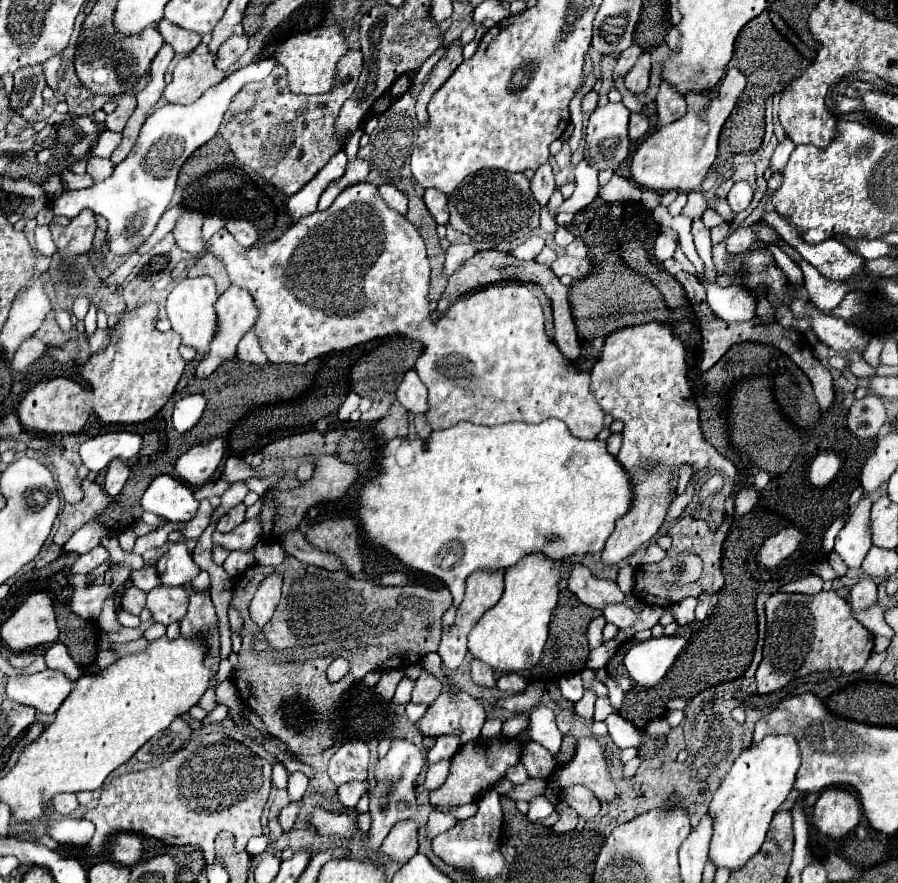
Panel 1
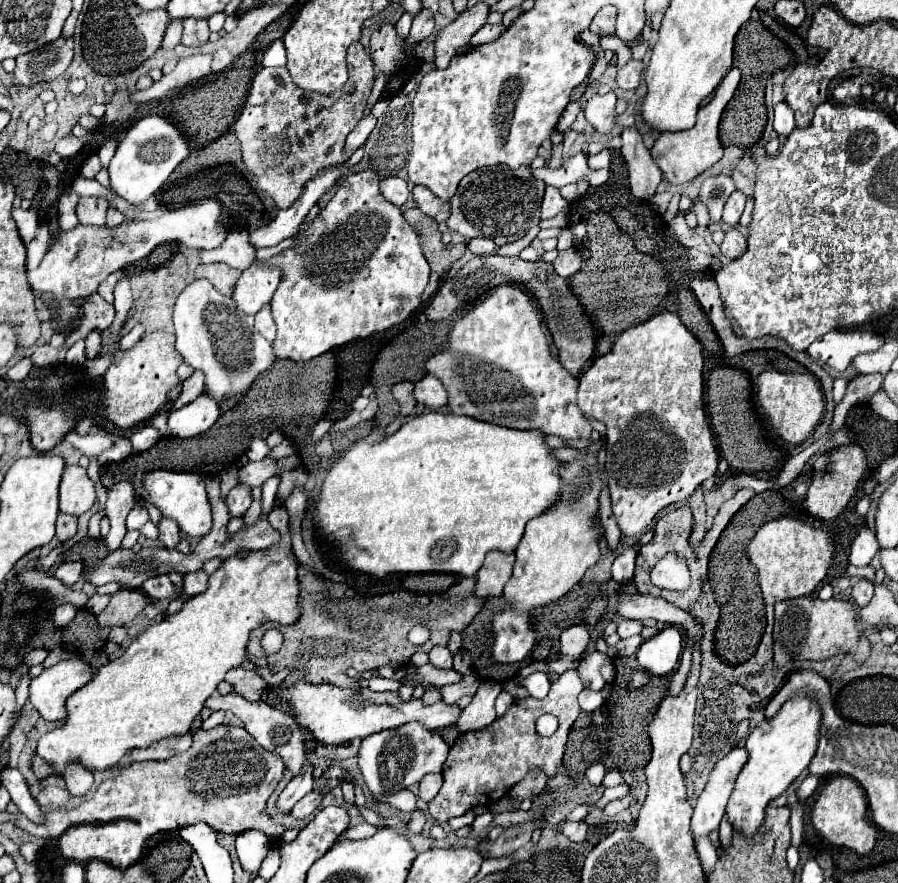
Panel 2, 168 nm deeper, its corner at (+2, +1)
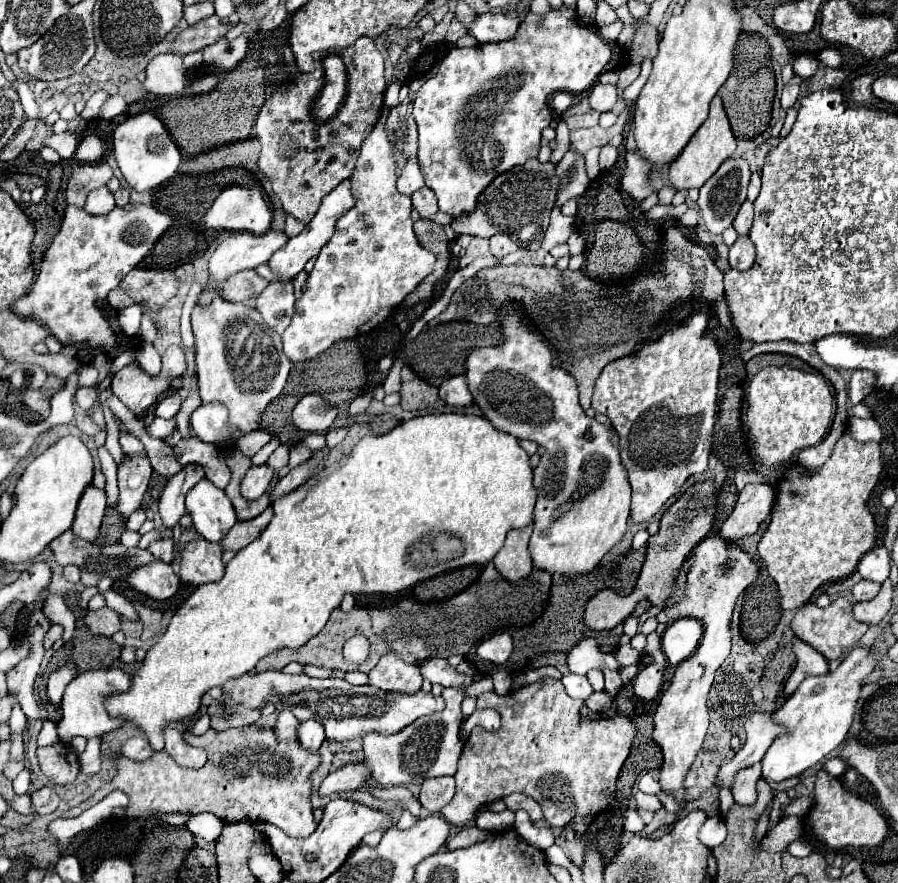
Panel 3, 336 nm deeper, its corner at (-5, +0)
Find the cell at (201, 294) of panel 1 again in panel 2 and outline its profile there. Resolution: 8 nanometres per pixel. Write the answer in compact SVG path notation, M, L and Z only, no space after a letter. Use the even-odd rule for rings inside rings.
M205 278L191 282L177 296L173 324L177 334L175 348L189 366L205 374L205 392L213 396L223 410L235 406L253 380L271 368L275 360L271 344L255 332L253 316L239 312L235 302L227 296L221 296Z

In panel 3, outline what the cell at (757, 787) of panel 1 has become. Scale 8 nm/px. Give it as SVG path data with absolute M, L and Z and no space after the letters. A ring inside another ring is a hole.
M854 647L846 659L838 665L836 671L826 675L806 677L794 695L784 703L782 709L774 713L774 719L782 723L788 733L778 737L762 759L762 777L766 781L784 781L790 777L798 777L812 765L816 765L824 755L830 755L838 749L854 721L856 703L860 699L860 691L864 679L878 665L878 651L872 647Z

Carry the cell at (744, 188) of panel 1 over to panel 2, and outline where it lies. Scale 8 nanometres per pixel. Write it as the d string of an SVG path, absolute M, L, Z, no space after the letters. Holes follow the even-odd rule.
M735 190L727 204L725 204L725 210L723 210L723 222L729 224L729 226L735 226L743 214L743 208L745 208L745 202L747 202L747 196L743 190Z

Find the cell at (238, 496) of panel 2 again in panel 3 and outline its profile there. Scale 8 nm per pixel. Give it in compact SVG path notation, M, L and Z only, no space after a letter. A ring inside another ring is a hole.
M264 463L264 465L258 465L258 467L252 465L252 467L248 469L248 473L244 475L242 483L240 483L240 493L242 493L242 497L248 499L248 501L258 499L258 497L266 491L266 487L270 485L272 475L274 475L274 471L272 471L266 463Z

